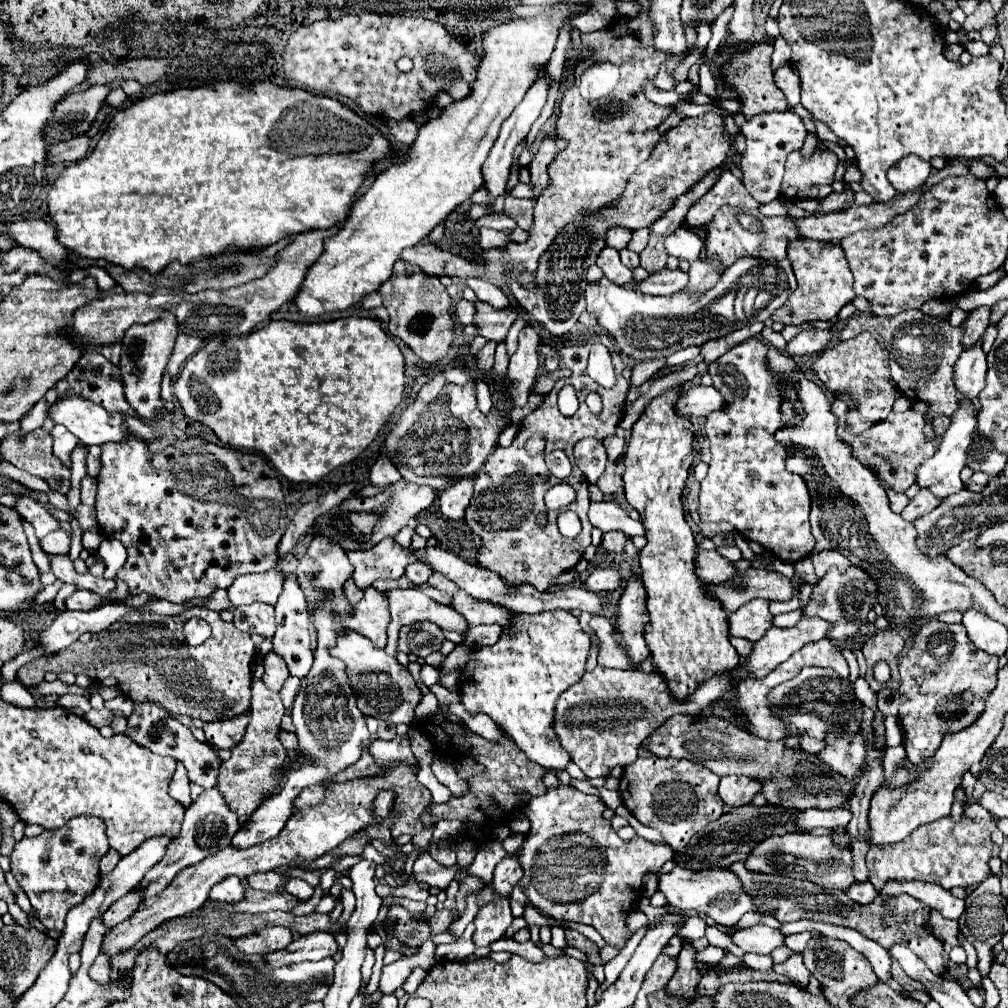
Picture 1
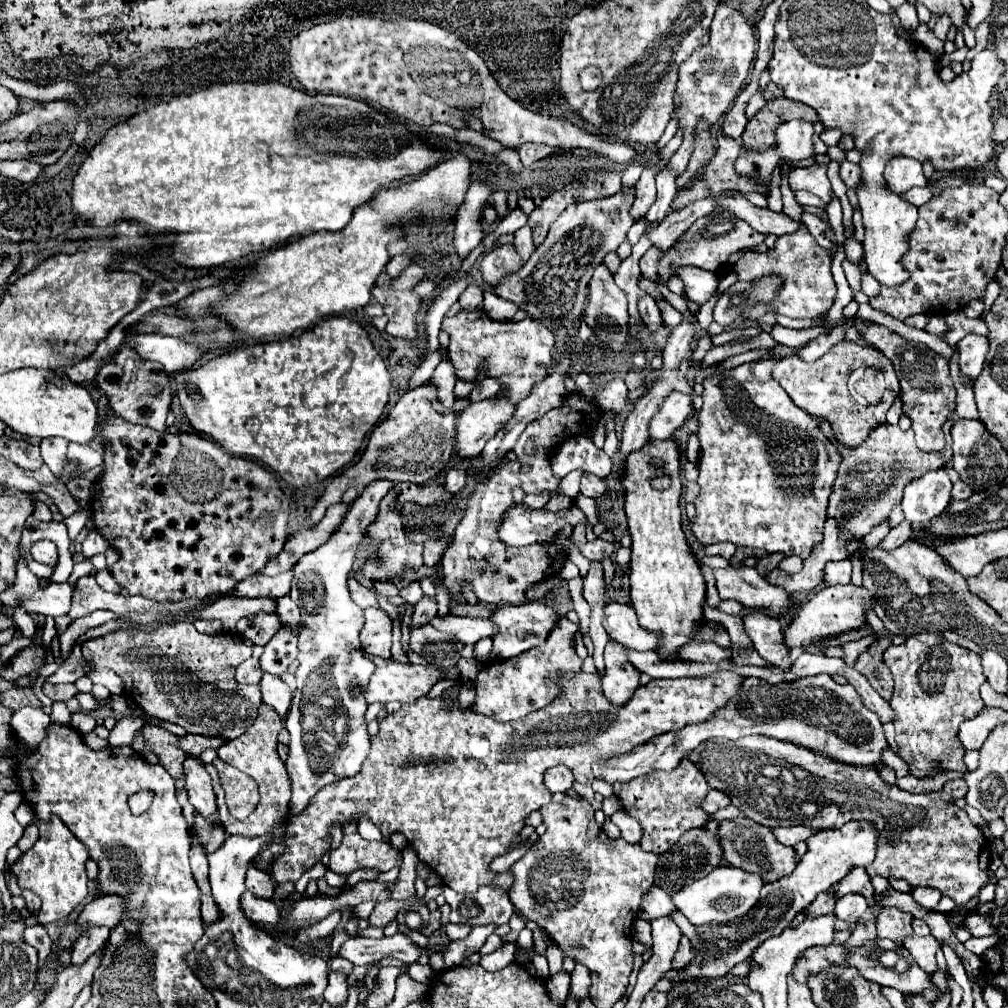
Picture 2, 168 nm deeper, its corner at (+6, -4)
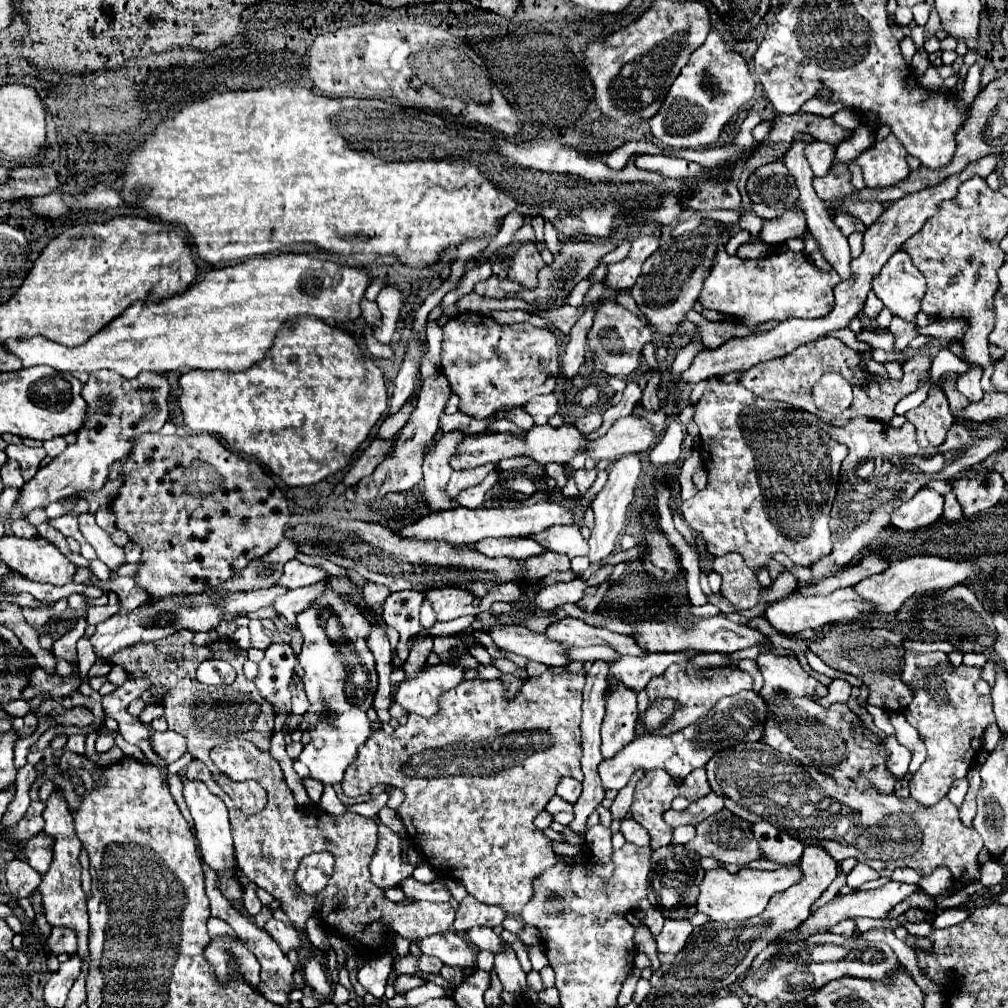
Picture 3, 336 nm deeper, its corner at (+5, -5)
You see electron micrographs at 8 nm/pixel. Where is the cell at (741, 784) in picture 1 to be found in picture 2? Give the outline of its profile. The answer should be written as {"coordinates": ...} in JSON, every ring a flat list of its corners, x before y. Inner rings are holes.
{"coordinates":[[713,788,707,792,705,800,701,802,701,808,703,808,707,814,715,814,719,808,725,808,725,806,729,806,727,796,725,796,723,792,715,792]]}

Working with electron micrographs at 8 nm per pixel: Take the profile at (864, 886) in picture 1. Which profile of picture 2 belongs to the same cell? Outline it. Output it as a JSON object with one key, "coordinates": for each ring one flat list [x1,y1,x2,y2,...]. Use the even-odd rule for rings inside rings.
{"coordinates":[[847,894,836,900,835,915,845,922,857,922,865,912,865,908,867,908,867,902,863,896]]}

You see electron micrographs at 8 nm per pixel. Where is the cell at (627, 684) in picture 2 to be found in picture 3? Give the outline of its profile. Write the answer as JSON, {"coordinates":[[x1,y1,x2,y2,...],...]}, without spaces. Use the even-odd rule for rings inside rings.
{"coordinates":[[616,685,612,693,606,693,606,715,602,721,602,757,614,757,624,745,634,739,634,727,638,719,636,693]]}

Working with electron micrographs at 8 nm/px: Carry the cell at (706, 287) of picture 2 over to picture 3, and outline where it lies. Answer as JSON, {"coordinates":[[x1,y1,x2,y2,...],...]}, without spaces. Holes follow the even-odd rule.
{"coordinates":[[707,219,702,222,707,228,718,227,722,235,718,241,714,267,711,268,710,277,704,279,704,287,698,297,704,309,716,309,724,315,732,315,744,325,756,325,768,319,784,321,790,317,814,319,832,311,832,289,836,283,840,283,840,277,836,277,834,269,822,271,806,253,794,251,772,253,758,259,730,257,725,251,730,236,728,229,719,221]]}

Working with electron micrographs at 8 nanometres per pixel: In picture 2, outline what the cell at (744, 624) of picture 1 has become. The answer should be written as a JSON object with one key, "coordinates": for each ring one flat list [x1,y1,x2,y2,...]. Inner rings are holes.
{"coordinates":[[751,612,743,618,745,632,753,640,753,648,759,652,763,660,767,660,769,668,781,668,789,670,791,660,789,660,789,648,783,642,781,634,781,624,779,620,763,614,763,612]]}

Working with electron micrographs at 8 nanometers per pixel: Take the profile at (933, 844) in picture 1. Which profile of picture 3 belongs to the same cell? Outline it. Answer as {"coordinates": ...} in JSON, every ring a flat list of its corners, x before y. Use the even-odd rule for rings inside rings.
{"coordinates":[[748,741,748,745,736,745,732,749,718,751,704,769,712,791,724,799,728,811,744,817,750,823,768,821,778,829,788,829,794,837,800,837,804,845,824,845,838,861,856,857,860,863,870,865,882,877,890,877,896,867,912,867,924,877,934,873,938,867,946,867,950,869,954,883,962,887,980,881,978,853,982,851,984,843,974,829,962,825,958,807,948,797,940,799,936,805,926,807,918,801,912,801,912,797,898,797,896,793,876,793,876,789,852,789,836,785,834,777,818,773,814,767,802,765,798,759,782,755,760,741]]}

